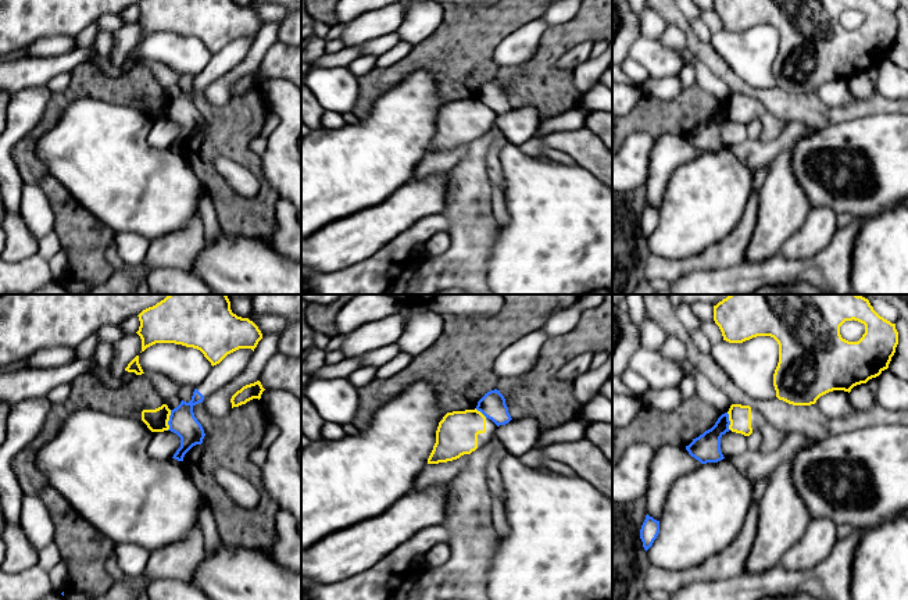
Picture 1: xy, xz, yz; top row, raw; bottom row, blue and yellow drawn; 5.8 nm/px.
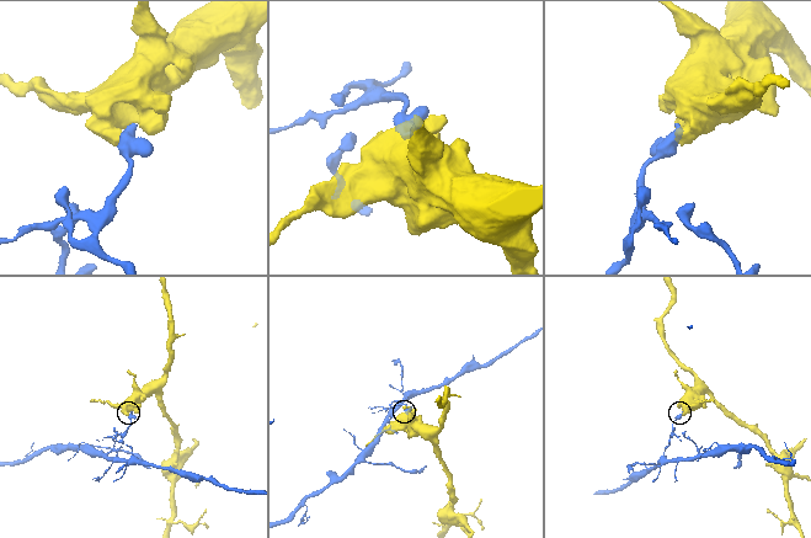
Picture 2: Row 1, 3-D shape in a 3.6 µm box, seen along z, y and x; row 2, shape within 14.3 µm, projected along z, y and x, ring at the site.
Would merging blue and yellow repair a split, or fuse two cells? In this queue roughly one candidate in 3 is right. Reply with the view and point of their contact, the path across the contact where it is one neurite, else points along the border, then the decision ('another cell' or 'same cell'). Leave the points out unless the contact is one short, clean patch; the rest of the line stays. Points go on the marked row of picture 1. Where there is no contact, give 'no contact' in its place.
meets blue in xy at (170, 420); border along xy (171, 410), (167, 429); another cell

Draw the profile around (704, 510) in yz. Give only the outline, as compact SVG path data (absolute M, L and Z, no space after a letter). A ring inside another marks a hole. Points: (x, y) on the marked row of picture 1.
M726 458L701 464L679 476L665 499L659 533L646 551L650 565L684 571L723 551L737 538L753 496L754 483Z

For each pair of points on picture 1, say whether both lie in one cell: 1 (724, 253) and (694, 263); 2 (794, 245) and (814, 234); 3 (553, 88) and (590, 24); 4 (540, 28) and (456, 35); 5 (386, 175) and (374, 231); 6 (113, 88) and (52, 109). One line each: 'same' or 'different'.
1: same
2: same
3: same
4: different
5: different
6: same

